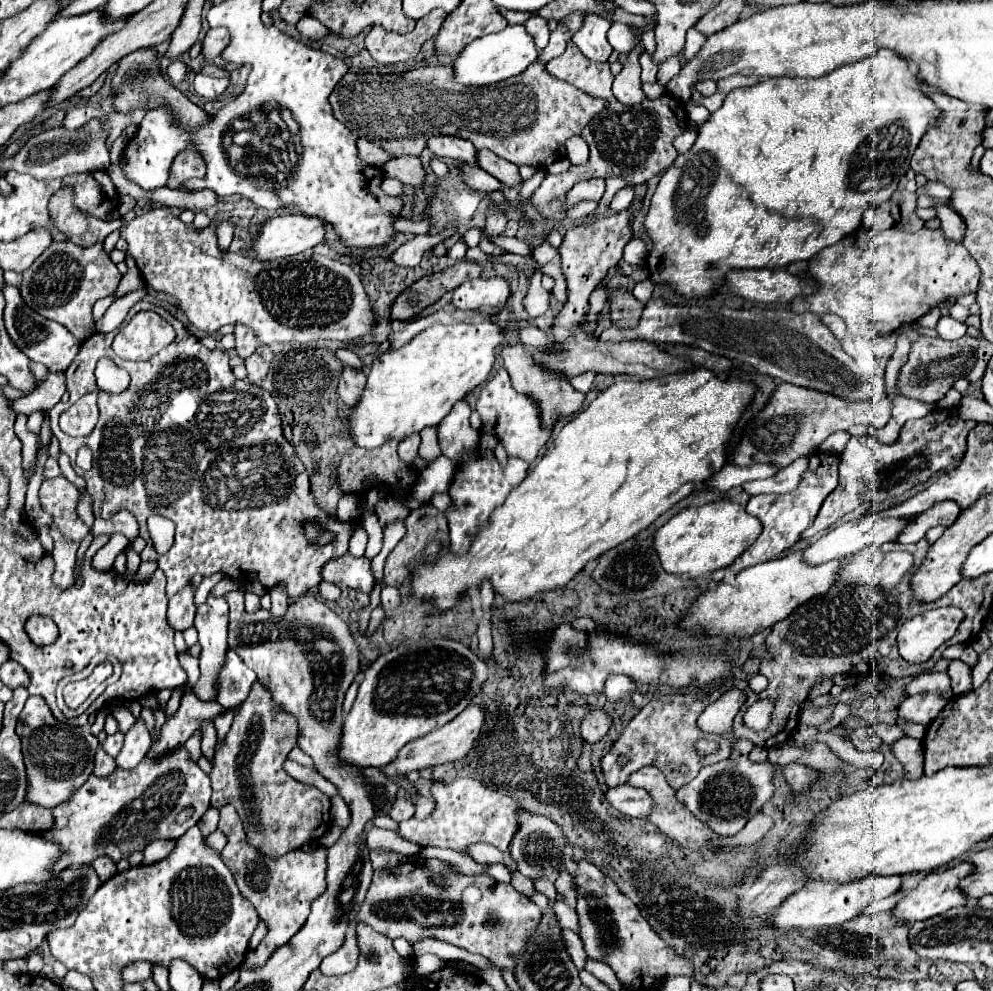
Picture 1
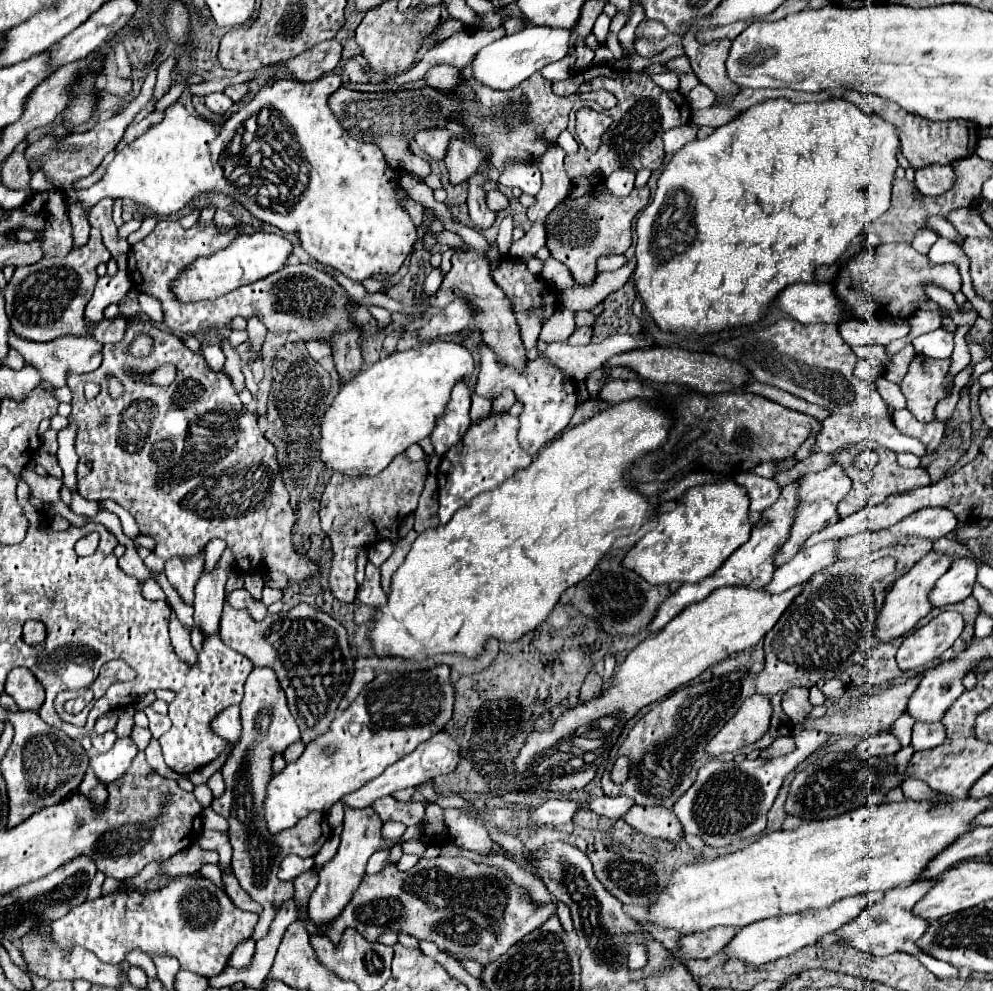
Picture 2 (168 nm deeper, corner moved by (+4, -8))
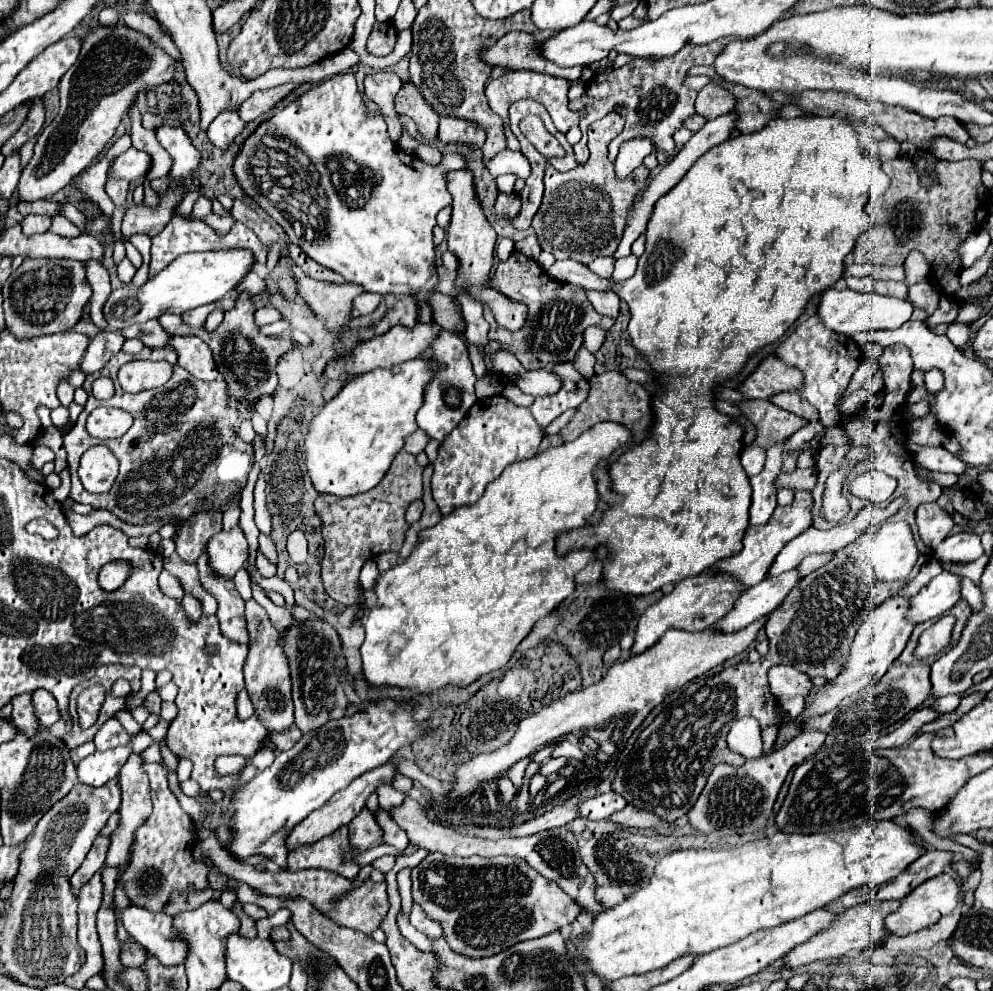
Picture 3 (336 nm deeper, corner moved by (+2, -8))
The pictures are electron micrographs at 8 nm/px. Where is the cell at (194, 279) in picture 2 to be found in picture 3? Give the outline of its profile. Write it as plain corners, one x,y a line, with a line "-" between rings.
219,249
219,251
207,251
207,253
185,253
171,261
161,273
157,273
153,279
145,281
141,287
135,285
123,285
107,297
103,305
103,317
107,319
109,331
121,331
133,323
145,323
149,319
157,319
163,313
185,313
189,309
195,309
199,305
207,305
213,301
219,301
229,291
237,287
237,283
247,275
247,271
253,265
253,253
249,249

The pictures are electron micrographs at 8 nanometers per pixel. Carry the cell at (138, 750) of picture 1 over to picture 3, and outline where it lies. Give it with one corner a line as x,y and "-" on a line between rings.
129,745
109,749
109,751
95,751
93,755
85,757
83,761
79,761
75,765
79,783
91,785
91,787
105,785
109,779
119,775
119,771
125,765
129,753
131,753

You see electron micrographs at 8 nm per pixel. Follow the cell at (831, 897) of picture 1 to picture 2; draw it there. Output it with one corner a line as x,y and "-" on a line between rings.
855,895
843,901
837,901
835,905
827,909
807,909
807,911
793,913
793,915
781,915
781,917
769,917
769,919
755,921
743,927
735,935
735,939
727,945
725,953
727,957
739,957
741,961
751,963
751,965
763,965
763,963
775,961
779,957
799,951
801,947
815,945
823,935
833,933
835,929
841,929
843,925
847,925
847,921
853,921
869,903
871,903
869,895

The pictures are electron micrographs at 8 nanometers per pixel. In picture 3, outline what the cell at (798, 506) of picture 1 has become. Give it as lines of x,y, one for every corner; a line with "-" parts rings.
701,573
697,577
683,579
681,583
677,583
677,587
671,595
665,595
663,599
659,599
641,615
637,631
635,631
635,643
631,647
631,655
639,655
639,653
645,653
647,649
651,649
669,629
697,633
697,631
711,627
717,619
721,619
725,613
729,613
729,609
733,607
733,603
737,601
739,595
741,595
741,585
727,575

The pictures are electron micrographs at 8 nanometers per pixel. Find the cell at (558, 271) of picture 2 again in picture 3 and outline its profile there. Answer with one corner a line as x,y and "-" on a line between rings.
587,291
587,295
597,313
601,313
605,317
613,317
613,319
619,315
621,299
617,295
605,293
605,291

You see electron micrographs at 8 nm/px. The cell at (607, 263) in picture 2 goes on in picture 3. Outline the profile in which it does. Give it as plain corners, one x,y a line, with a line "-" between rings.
601,257
601,259
591,261
591,265
589,265
587,269
589,269
591,273
599,275
599,277
611,277
613,265
615,265
615,259
613,259
613,257

